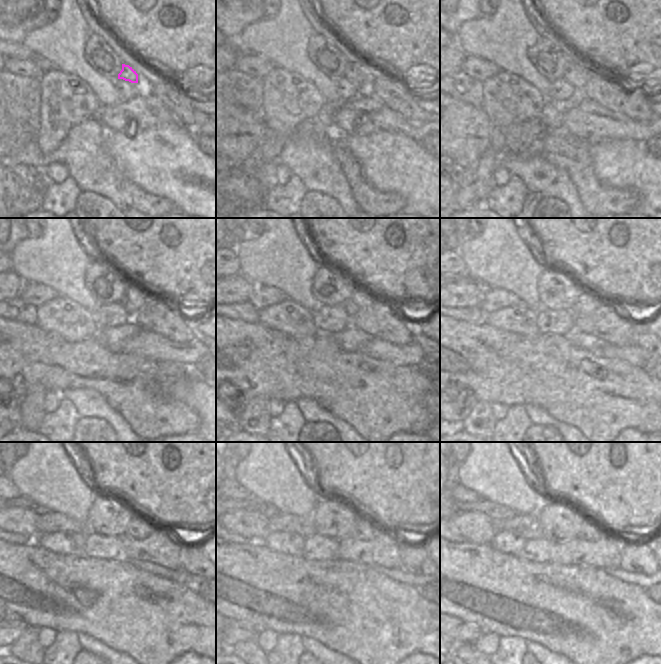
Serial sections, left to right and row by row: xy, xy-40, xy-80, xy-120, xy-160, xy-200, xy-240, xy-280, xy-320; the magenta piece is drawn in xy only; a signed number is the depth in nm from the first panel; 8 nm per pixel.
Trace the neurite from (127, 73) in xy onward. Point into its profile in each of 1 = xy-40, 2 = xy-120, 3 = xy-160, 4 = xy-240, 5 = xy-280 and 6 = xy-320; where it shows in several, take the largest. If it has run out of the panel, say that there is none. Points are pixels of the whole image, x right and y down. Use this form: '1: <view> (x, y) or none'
1: xy-40 (360, 75)
2: xy-120 (135, 298)
3: xy-160 (361, 299)
4: xy-240 (138, 528)
5: xy-280 (363, 529)
6: xy-320 (589, 531)

